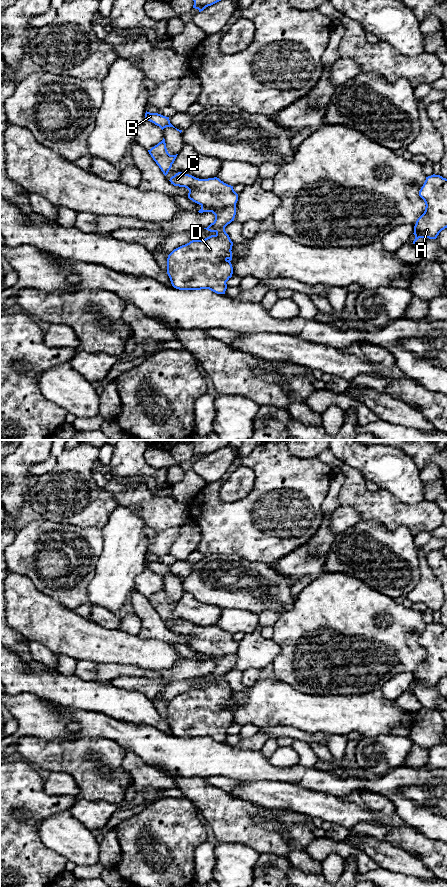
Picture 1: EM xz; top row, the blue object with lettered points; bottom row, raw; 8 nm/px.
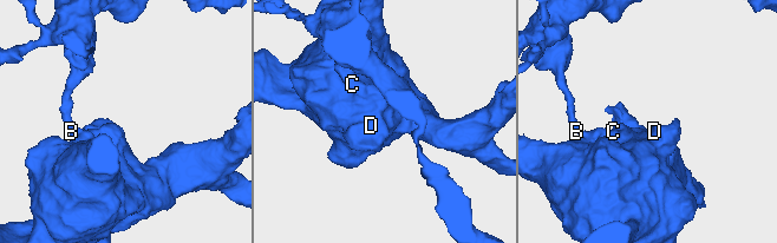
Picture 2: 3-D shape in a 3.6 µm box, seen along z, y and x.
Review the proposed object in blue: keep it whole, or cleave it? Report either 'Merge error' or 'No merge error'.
Merge error

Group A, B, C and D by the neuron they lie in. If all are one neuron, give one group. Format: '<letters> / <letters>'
A D / B C

